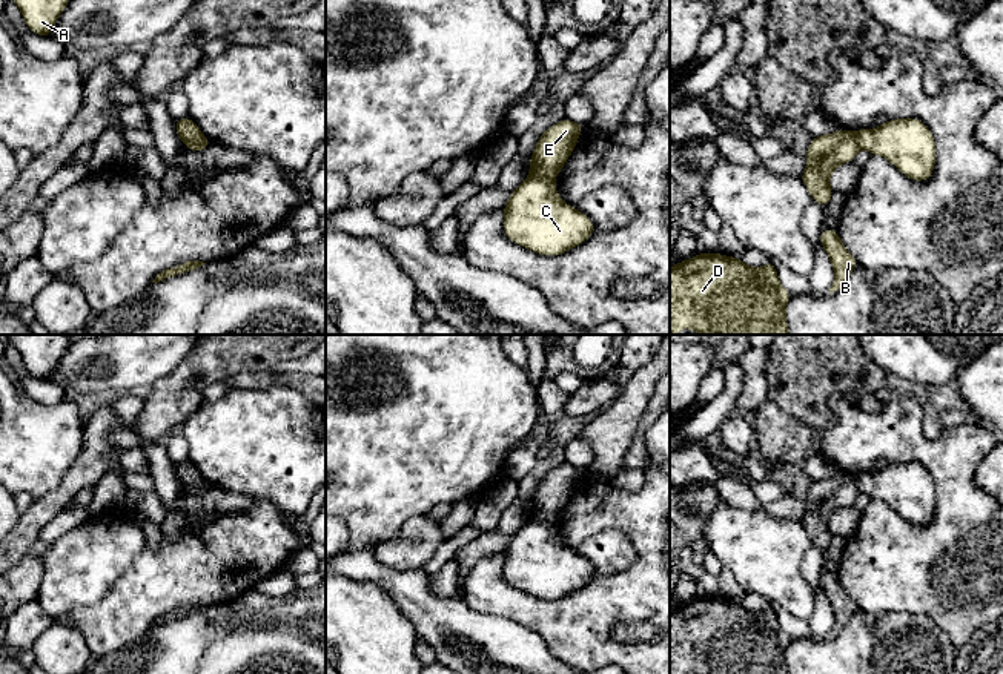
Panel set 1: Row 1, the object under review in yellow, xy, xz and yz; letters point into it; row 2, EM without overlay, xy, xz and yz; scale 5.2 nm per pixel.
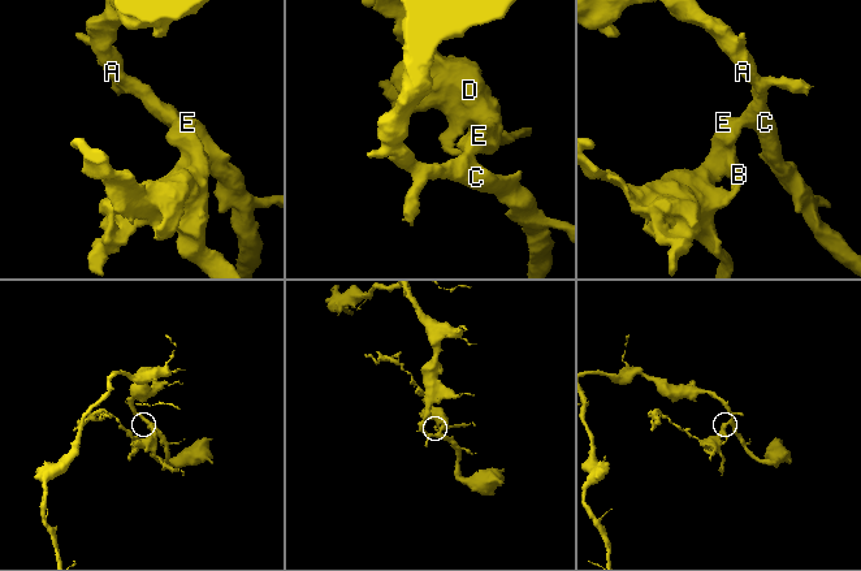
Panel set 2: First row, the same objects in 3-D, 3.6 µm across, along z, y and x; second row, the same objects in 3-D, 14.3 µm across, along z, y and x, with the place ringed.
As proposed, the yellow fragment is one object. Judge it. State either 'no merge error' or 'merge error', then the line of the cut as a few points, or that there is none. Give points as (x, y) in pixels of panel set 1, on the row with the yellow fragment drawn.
merge error; cut xz (530, 172), (552, 180)

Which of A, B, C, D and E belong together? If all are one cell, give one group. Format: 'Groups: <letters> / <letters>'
Groups: A C / B D E

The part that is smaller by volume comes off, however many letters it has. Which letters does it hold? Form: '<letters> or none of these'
B, D, E

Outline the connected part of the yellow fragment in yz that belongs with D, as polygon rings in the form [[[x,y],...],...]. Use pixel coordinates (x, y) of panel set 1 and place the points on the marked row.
[[[697,253],[670,269],[670,335],[679,329],[700,335],[788,335],[785,309],[789,299],[773,261],[748,267],[742,258]]]

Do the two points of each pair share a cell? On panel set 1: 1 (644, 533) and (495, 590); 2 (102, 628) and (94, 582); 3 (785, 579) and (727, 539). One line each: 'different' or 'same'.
1: same
2: different
3: same

